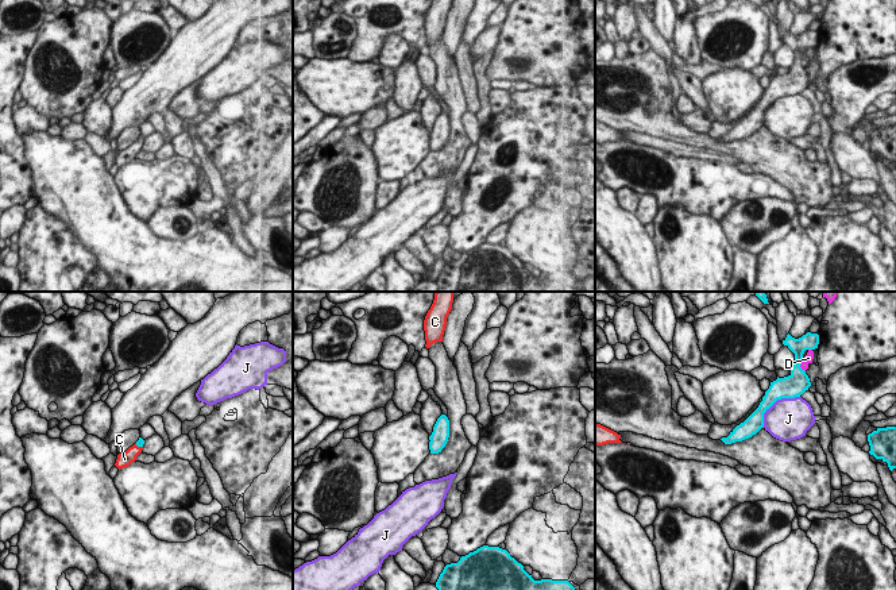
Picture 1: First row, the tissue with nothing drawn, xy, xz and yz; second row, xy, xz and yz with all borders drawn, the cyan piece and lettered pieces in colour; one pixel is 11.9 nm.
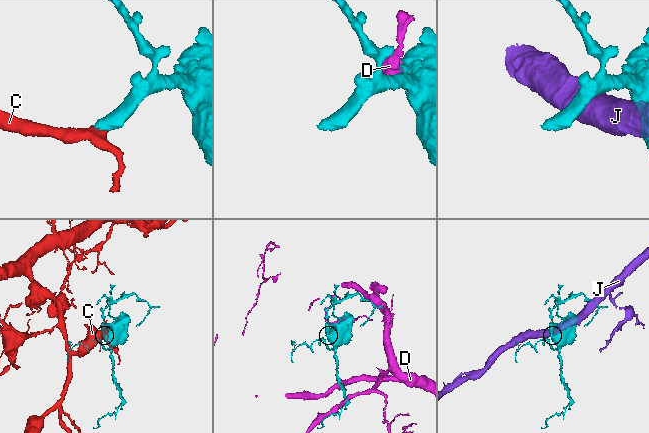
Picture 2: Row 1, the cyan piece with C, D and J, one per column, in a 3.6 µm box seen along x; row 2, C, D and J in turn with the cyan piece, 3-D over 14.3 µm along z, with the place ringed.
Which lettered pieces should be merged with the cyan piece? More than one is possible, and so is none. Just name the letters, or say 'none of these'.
C

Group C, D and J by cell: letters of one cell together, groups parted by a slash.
C / D / J

